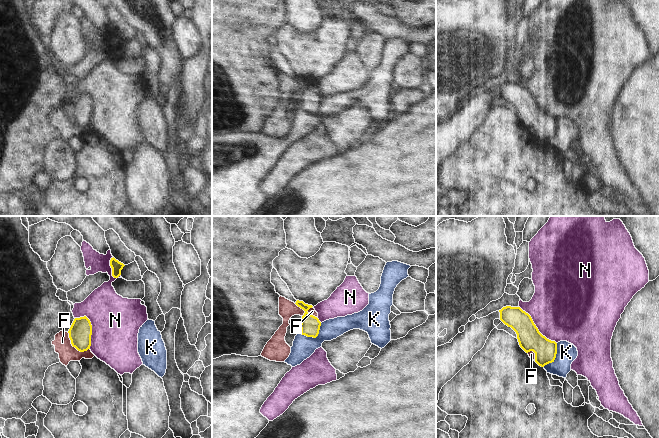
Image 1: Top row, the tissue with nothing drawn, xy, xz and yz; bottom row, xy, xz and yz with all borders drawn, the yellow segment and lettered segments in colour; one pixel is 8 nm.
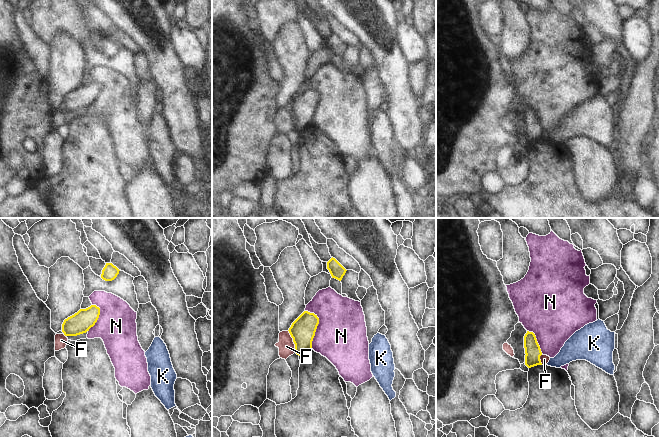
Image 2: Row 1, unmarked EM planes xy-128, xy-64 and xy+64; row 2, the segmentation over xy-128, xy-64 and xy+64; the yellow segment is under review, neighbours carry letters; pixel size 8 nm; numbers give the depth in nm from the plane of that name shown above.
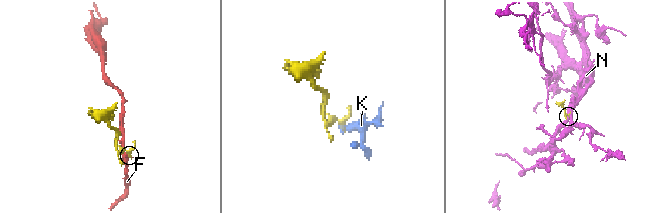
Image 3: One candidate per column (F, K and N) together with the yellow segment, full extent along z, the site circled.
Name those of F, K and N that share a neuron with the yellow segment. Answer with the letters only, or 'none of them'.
none of them

